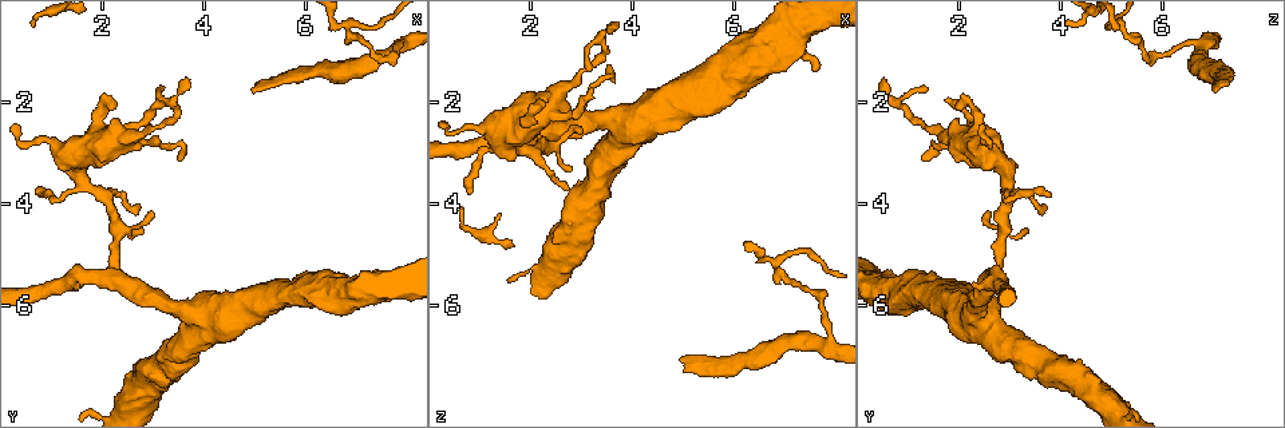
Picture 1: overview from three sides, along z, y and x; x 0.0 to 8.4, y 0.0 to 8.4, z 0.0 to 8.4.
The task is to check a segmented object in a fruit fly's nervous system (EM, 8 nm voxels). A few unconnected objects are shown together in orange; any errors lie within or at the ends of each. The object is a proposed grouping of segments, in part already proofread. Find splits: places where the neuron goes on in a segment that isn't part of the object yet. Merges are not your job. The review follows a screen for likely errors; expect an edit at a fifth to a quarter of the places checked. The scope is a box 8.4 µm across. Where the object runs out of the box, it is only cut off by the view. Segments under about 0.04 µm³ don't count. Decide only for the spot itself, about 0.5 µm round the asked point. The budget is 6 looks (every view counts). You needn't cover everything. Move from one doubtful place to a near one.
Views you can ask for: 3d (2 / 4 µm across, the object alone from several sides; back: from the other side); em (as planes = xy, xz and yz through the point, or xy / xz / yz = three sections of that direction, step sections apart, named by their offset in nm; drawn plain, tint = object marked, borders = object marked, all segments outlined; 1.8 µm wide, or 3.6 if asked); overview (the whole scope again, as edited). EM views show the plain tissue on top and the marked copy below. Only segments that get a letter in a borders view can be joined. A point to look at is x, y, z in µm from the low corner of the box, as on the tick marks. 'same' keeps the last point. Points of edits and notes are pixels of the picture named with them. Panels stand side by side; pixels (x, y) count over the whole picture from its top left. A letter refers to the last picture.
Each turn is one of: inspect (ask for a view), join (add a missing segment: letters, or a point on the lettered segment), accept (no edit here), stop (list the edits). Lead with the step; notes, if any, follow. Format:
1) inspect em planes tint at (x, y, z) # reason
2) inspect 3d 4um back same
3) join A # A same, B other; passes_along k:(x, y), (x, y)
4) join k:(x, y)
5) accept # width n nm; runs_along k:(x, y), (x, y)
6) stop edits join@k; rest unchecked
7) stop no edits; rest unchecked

inspect 3d 2um back at (7.00, 1.40, 6.70) # thick turns thin

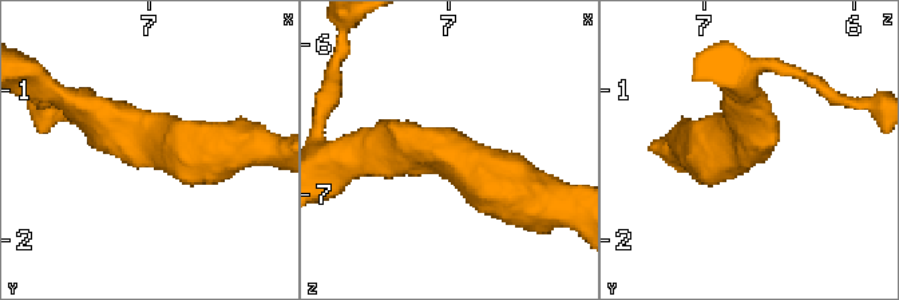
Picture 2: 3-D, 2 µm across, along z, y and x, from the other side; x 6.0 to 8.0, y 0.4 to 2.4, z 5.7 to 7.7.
inspect em planes borders at (7.02, 1.38, 6.72) # arm_widths 190, 280 nm

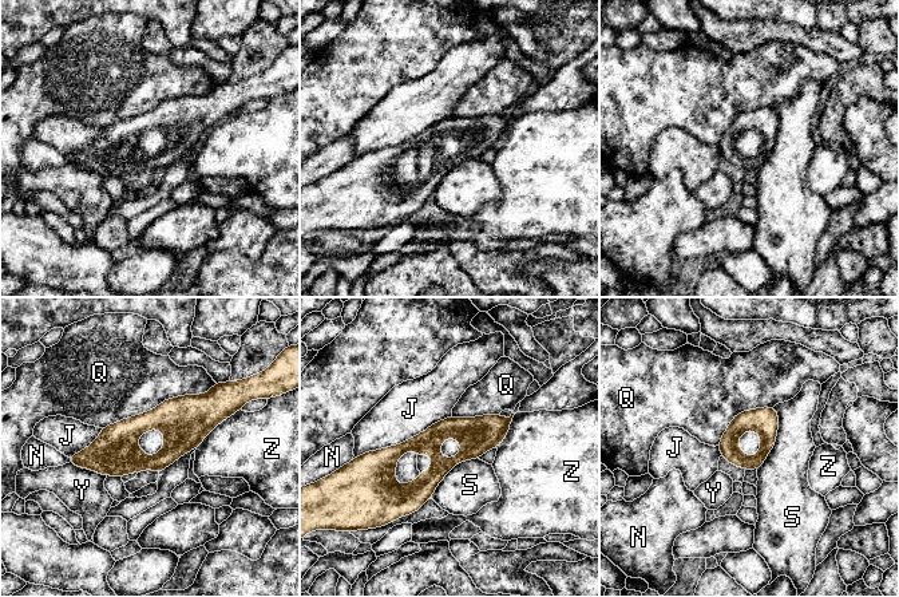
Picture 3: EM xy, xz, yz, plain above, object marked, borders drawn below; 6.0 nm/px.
accept # J other, N other, Q other, S other, Y other, Z other; runs_along 3:(212, 396), (71, 459); no lettered segment goes on from it

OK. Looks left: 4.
inspect em planes borders at (4.95, 1.80, 7.05) # free end

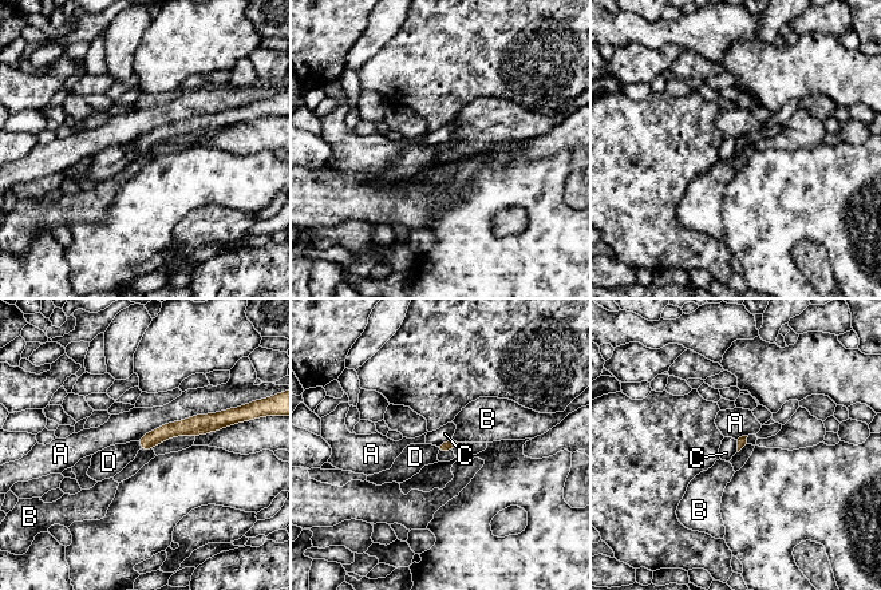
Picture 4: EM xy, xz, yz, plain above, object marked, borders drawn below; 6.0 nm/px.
join D # A other, B other, C other, D same; passes_along 4:(168, 431), (139, 444), (109, 462); the neuron continues

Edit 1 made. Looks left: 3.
inspect em 3.6um xz step 4 tint at (1.55, 3.20, 2.75) # sudden change in width

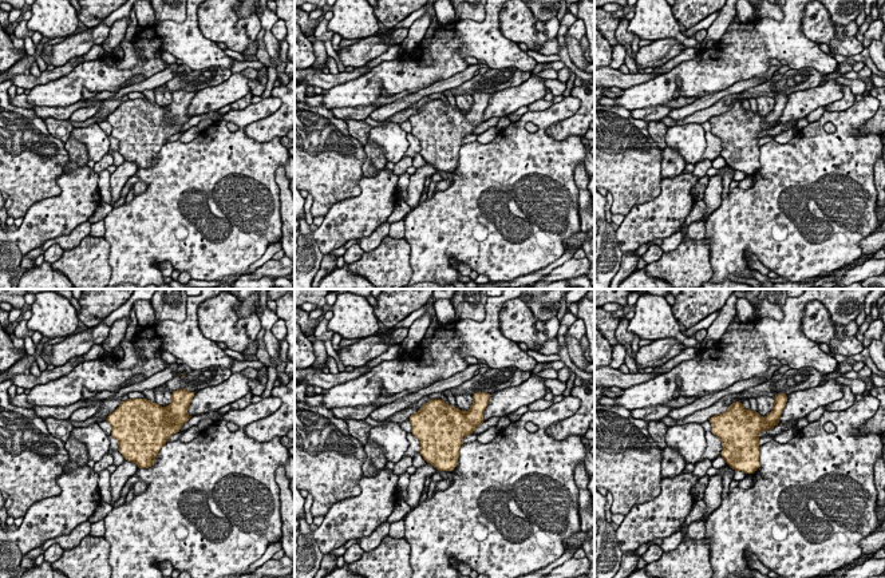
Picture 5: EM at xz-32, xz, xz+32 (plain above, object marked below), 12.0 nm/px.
inspect em 3.6um xz step 4 borders same # what lies round it

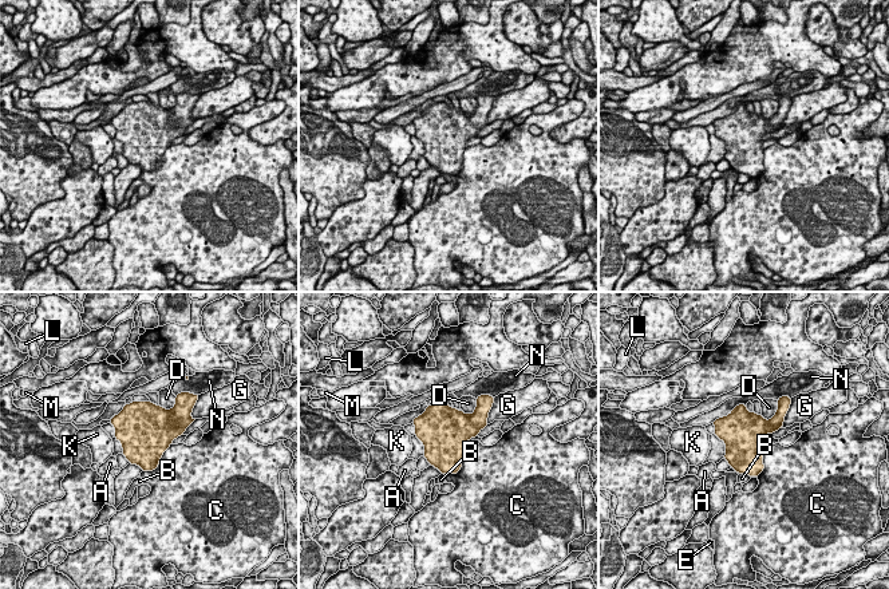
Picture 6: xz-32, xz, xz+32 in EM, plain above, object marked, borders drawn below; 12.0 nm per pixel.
accept # A other, B other, C other, D other, E other, G other, K other, L other, M other, N other; border 6:(714, 434), (724, 443), (724, 458); no lettered segment goes on from it

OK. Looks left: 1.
stop edits join@4; rest unchecked

